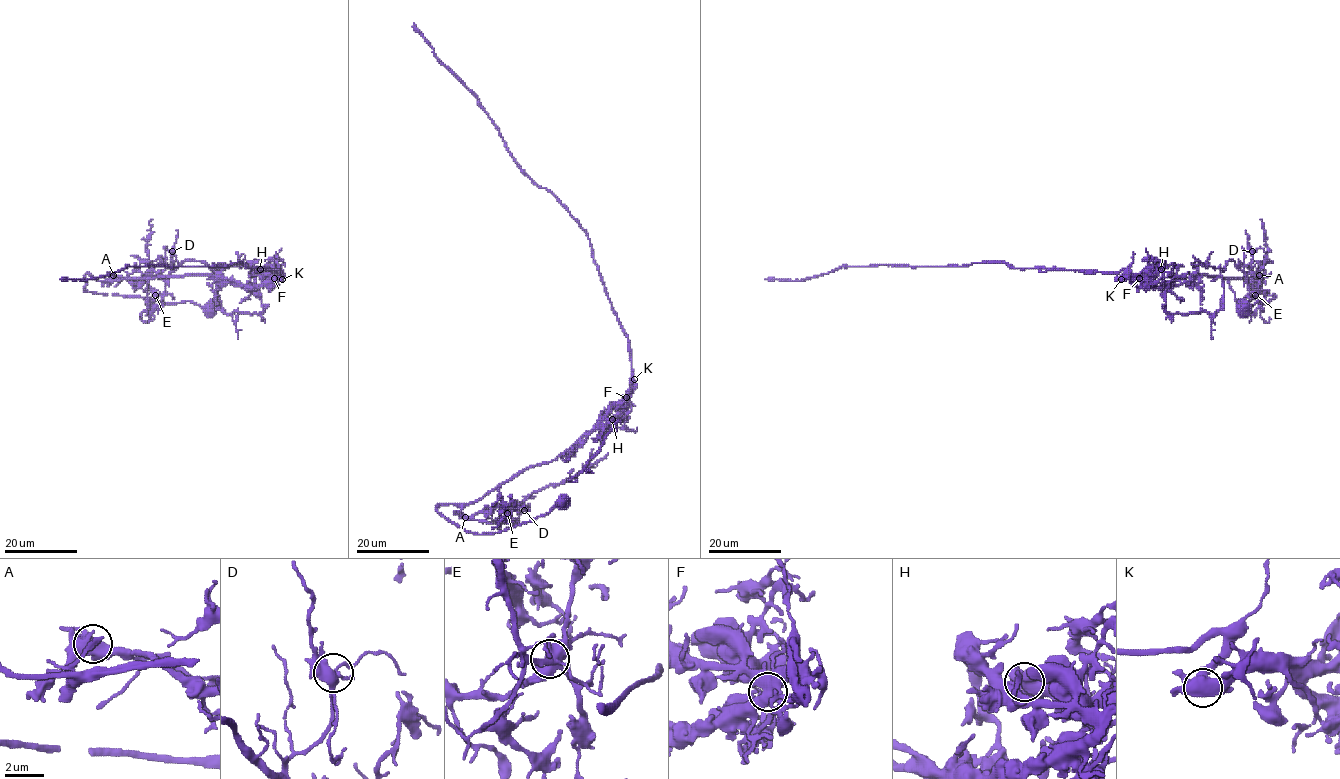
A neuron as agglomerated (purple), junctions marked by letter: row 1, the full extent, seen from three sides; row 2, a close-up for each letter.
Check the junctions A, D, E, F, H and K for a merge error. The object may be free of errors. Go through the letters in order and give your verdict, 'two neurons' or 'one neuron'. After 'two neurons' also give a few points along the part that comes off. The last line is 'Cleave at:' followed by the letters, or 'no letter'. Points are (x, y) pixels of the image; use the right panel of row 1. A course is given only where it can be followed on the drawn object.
A: one neuron
D: one neuron
E: two neurons; course (1255, 295), (1245, 274), (1229, 260), (1220, 274), (1223, 295), (1218, 311), (1169, 314), (1162, 266), (1146, 249)
F: one neuron
H: one neuron
K: one neuron
Cleave at: E

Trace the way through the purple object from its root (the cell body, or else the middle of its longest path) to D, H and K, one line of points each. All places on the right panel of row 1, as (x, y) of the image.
D: (1242, 308), (1247, 309), (1257, 301), (1269, 301), (1253, 296), (1249, 290), (1244, 268), (1251, 261), (1252, 251)
H: (1242, 308), (1269, 301), (1258, 296), (1239, 301), (1223, 277), (1191, 275), (1166, 287), (1161, 269)
K: (1242, 308), (1269, 301), (1258, 296), (1239, 301), (1223, 277), (1191, 275), (1158, 287), (1135, 277), (1121, 279)

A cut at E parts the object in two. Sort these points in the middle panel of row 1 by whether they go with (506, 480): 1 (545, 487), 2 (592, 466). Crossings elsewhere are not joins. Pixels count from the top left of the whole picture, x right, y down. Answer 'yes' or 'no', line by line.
1: no
2: no

